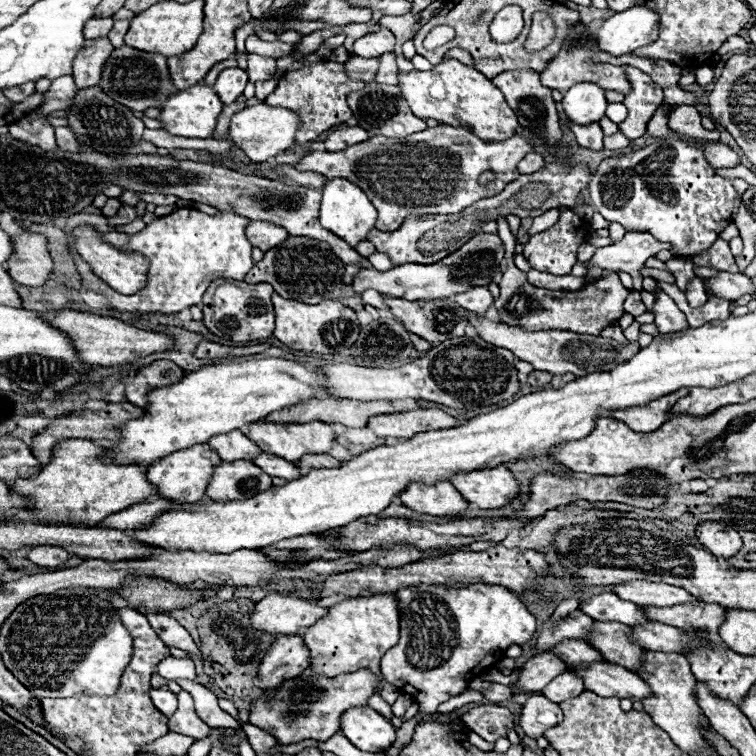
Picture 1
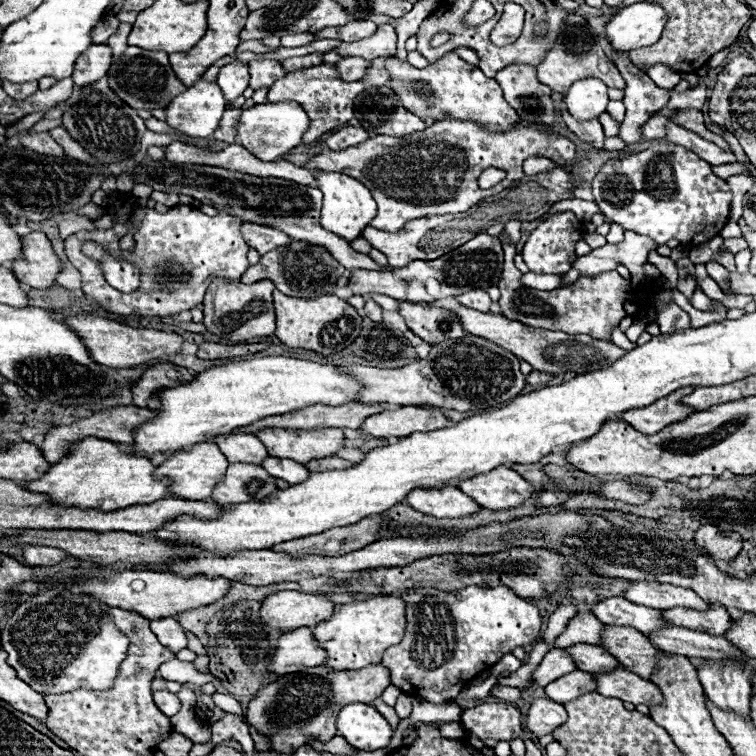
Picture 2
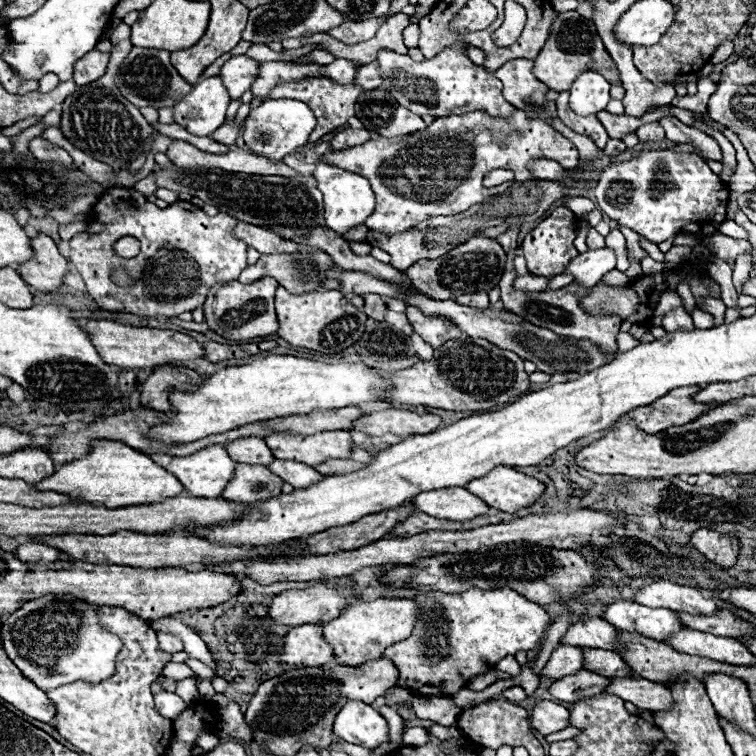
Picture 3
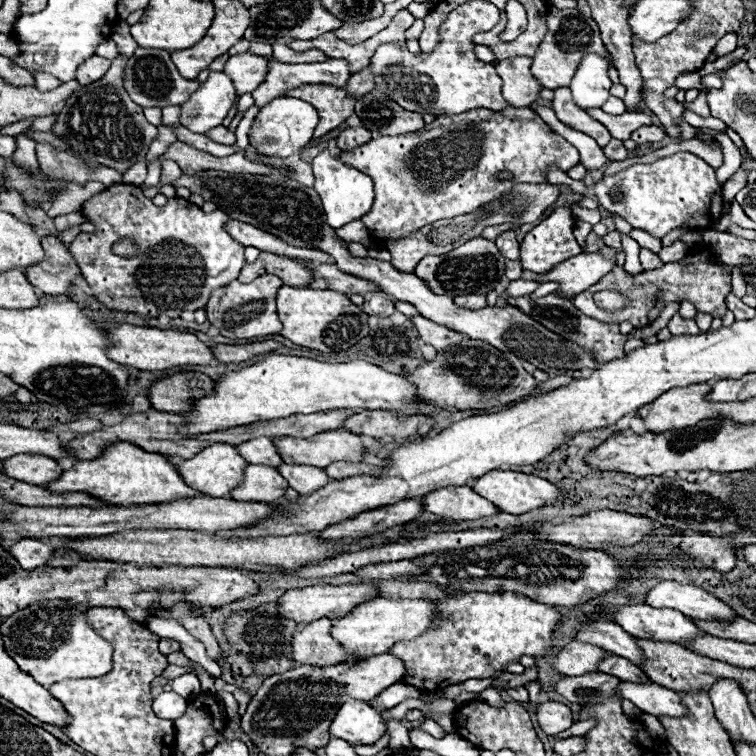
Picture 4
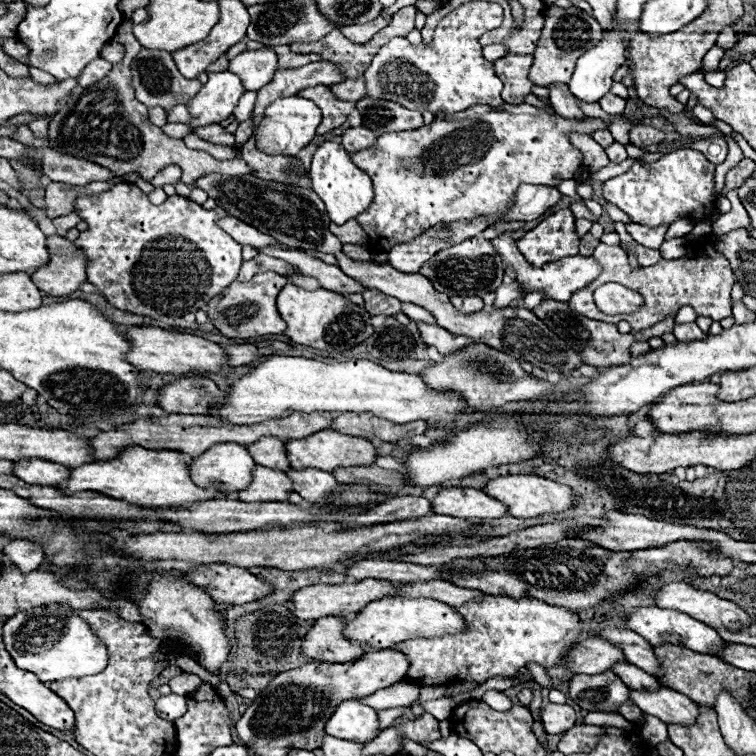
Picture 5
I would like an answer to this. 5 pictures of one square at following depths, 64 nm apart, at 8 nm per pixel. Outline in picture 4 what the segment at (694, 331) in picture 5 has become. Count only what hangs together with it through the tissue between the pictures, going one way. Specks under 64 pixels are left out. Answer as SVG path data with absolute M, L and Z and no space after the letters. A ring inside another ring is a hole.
M678 314L670 320L668 330L670 330L672 334L698 334L698 332L700 332L700 328L696 326L694 320L682 318L682 316L678 316Z

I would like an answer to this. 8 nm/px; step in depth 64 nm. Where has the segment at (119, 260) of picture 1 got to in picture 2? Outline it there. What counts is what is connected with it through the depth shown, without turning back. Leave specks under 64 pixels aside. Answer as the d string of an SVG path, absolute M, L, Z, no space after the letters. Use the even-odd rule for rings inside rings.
M92 242L84 244L84 254L88 254L88 256L96 258L98 262L102 262L104 276L106 276L108 284L114 286L116 290L132 292L140 286L140 270L136 270L136 266L132 266L130 262L112 258L106 250L102 250L100 246L96 246Z

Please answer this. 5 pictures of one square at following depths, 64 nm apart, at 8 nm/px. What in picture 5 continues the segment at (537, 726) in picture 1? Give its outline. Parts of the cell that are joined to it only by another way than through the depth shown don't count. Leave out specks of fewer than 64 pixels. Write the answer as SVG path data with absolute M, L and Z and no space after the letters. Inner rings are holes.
M546 704L542 710L542 722L548 734L564 734L576 724L576 712L568 704Z

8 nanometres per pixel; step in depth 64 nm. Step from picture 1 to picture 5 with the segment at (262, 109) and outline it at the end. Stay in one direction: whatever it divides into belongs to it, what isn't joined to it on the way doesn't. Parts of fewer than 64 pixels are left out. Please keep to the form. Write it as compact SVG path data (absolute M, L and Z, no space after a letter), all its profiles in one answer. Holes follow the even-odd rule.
M300 96L278 98L264 112L260 128L256 130L256 146L270 156L276 156L276 154L296 156L304 146L308 146L314 140L316 128L320 122L322 122L320 108L312 100L306 100Z

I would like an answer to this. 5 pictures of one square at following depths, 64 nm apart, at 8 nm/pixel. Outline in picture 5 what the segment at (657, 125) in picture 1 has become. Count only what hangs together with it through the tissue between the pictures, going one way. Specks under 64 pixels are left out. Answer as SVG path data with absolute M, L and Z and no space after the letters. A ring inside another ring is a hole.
M634 126L630 130L630 142L638 148L646 148L652 144L660 144L664 140L664 132L652 126Z

